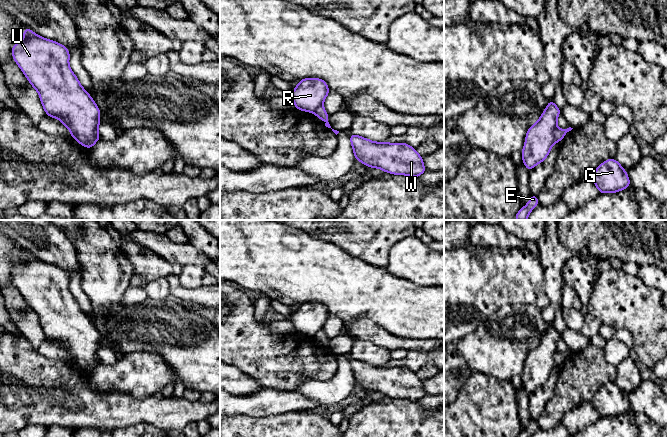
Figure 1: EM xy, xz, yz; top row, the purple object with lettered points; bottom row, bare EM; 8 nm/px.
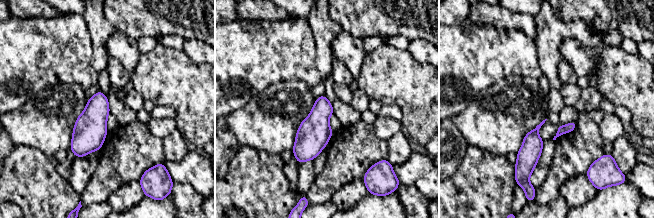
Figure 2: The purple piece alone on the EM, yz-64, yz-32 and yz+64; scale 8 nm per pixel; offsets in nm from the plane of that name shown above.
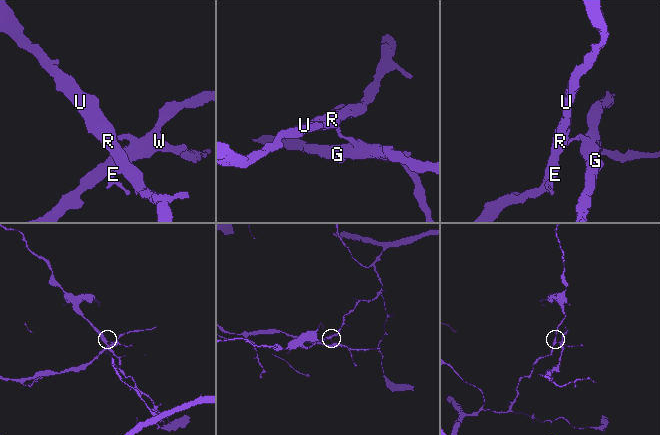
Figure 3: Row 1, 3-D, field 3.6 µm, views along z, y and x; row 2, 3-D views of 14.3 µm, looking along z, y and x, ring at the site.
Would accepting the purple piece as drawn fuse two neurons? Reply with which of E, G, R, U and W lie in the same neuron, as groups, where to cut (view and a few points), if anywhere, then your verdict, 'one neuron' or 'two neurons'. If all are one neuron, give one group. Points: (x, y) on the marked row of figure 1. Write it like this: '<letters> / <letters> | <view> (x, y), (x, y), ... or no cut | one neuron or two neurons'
E R U / G W | yz (557, 128), (555, 131), (555, 141) | two neurons

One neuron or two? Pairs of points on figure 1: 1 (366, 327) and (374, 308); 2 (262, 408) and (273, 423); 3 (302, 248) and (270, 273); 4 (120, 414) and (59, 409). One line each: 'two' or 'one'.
1: two
2: two
3: one
4: one

